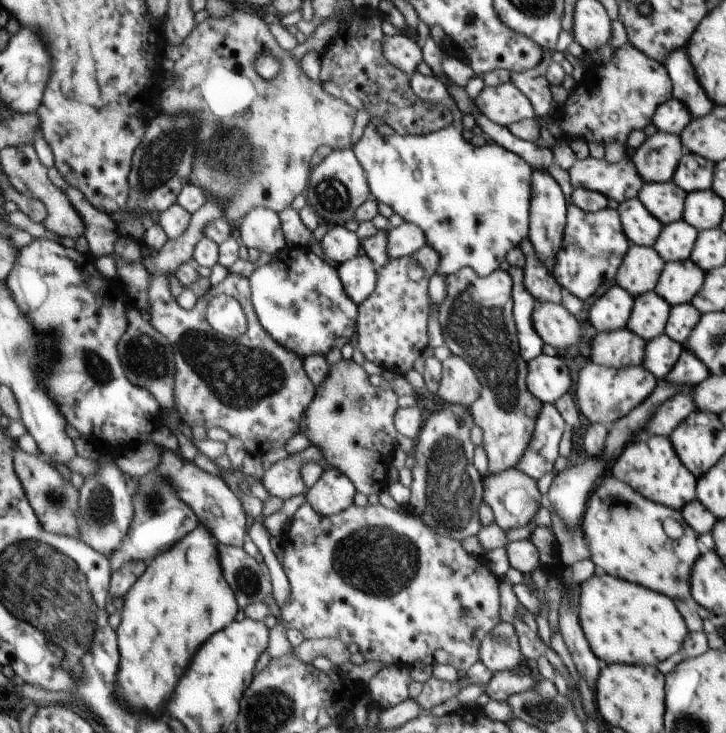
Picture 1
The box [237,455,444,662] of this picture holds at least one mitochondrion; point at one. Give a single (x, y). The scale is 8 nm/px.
(378, 561)

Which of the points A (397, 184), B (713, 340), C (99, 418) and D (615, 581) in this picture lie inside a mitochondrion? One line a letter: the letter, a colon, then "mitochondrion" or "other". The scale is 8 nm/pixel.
A: other
B: mitochondrion
C: other
D: other

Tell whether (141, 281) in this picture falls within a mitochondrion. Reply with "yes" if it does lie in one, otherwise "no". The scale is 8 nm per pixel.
no

